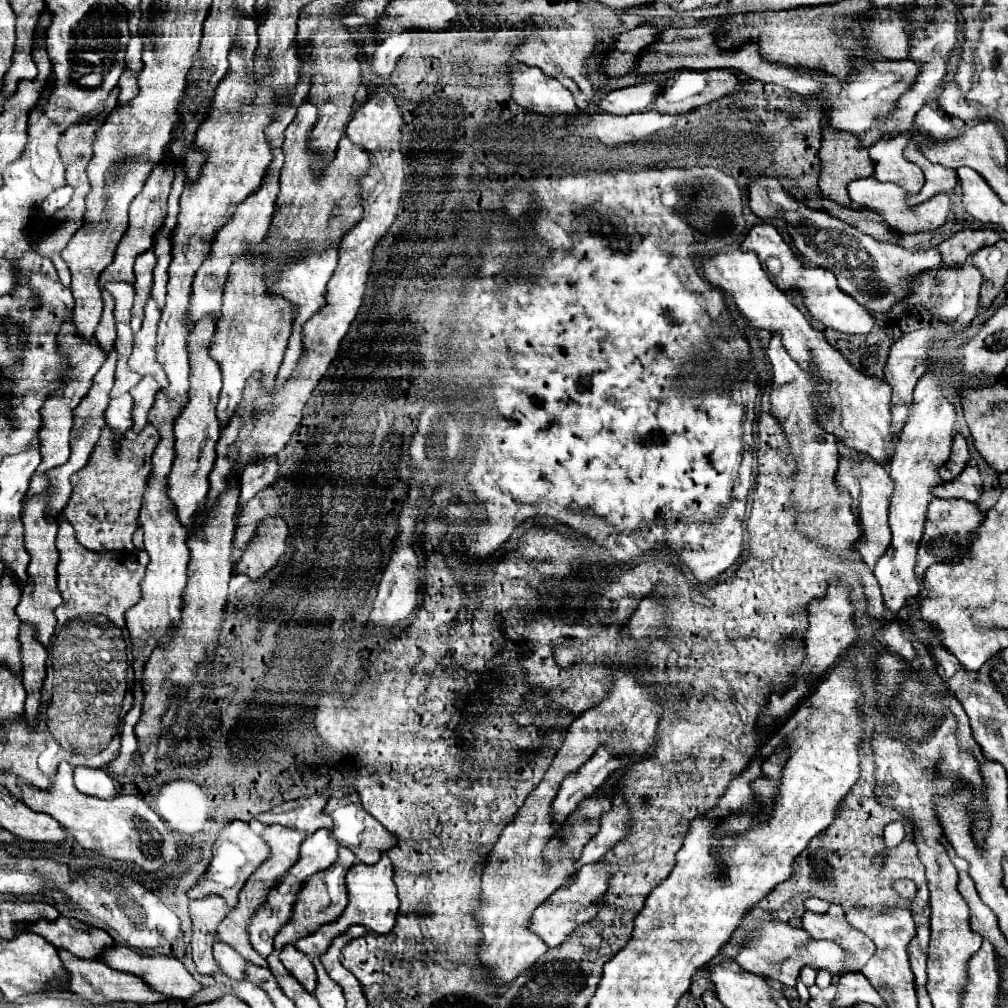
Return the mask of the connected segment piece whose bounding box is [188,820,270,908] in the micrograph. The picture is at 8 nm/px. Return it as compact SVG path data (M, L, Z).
M234 820L224 830L220 830L218 840L212 846L212 854L214 854L214 858L212 858L206 874L198 880L198 884L194 888L188 890L188 898L196 900L196 898L208 898L214 894L214 896L222 896L228 902L228 906L234 908L238 904L238 894L240 894L242 886L246 884L246 880L260 868L262 862L268 860L270 846L262 840L262 836L252 832L246 822Z

